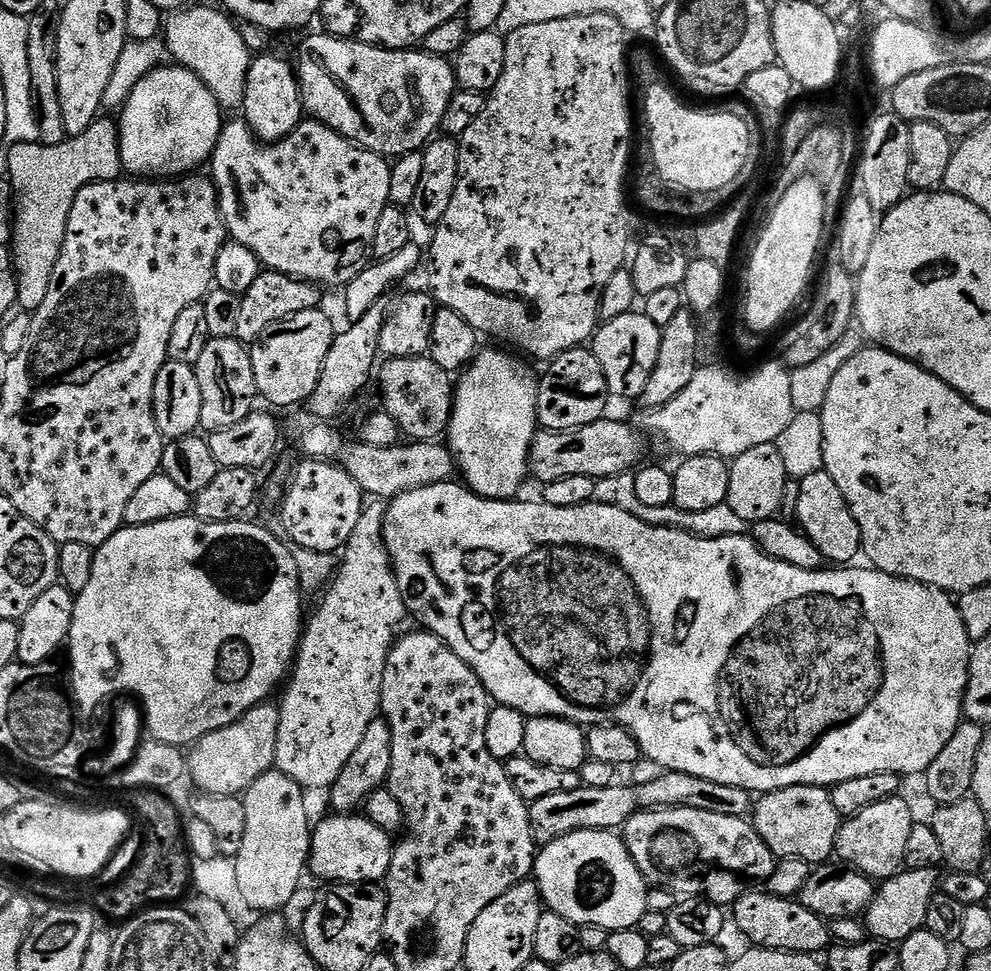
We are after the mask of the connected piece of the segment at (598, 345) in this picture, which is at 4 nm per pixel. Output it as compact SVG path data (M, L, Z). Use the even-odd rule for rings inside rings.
M640 310L622 314L622 318L603 321L597 327L590 341L590 351L598 358L602 374L606 374L606 386L613 397L625 396L635 401L646 390L650 374L654 374L654 366L658 366L661 331Z

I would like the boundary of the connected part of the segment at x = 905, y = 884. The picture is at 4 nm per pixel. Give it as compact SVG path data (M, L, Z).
M909 868L901 870L877 887L868 911L862 917L867 935L874 940L899 946L910 934L921 931L926 922L926 909L930 907L930 898L941 891L942 876L934 868Z

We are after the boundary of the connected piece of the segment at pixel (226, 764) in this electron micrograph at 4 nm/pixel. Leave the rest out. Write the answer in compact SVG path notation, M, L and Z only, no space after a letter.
M275 703L254 706L242 718L222 730L214 730L197 740L186 760L186 772L204 794L240 796L258 778L273 771L278 746L280 709Z

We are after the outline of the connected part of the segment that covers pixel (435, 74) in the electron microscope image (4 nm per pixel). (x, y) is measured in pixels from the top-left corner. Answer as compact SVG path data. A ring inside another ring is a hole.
M321 33L308 37L296 57L305 111L348 140L385 158L399 158L423 149L443 125L449 102L457 91L453 63L418 48L380 48Z

